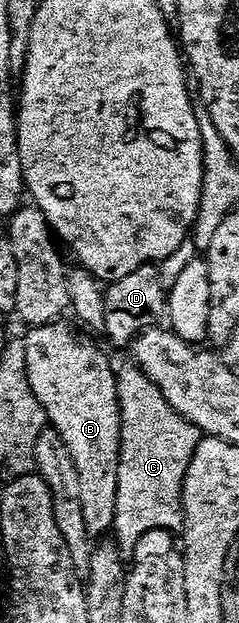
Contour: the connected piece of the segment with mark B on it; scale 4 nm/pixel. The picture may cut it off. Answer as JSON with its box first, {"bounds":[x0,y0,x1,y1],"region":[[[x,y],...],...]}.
{"bounds":[23,320,120,535],"region":[[[64,320],[31,326],[28,334],[23,334],[26,375],[37,406],[43,416],[44,413],[48,416],[47,424],[62,435],[62,443],[70,450],[74,467],[78,467],[86,531],[89,535],[97,535],[112,529],[118,491],[120,400],[116,394],[117,370],[108,362],[107,355],[87,337],[87,332],[81,331],[71,320]]]}

